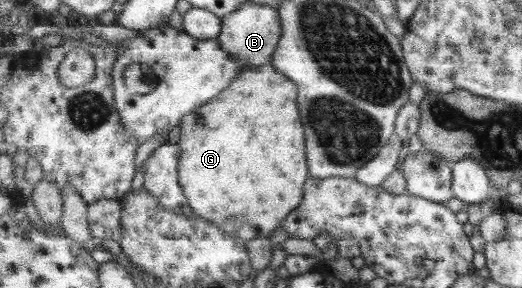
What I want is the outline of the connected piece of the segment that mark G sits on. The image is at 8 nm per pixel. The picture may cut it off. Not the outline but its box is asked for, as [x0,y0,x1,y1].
[178,65,311,242]

